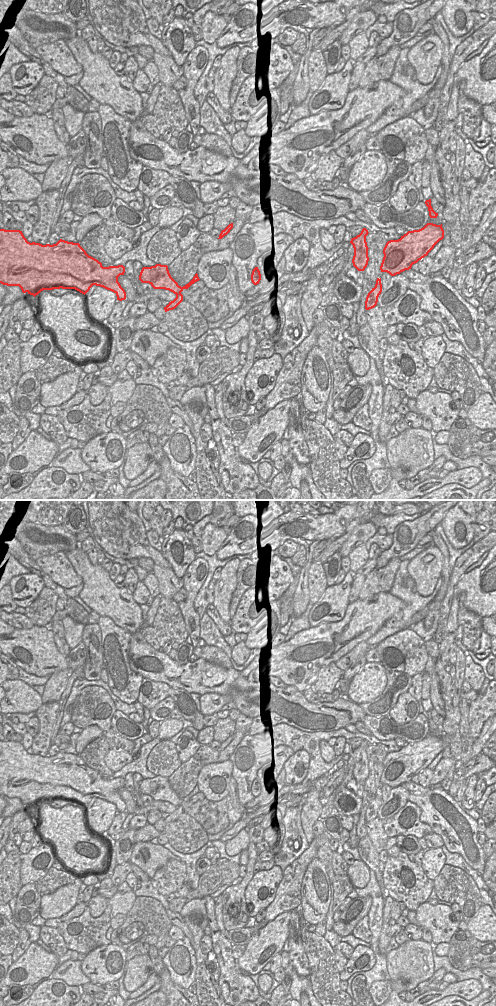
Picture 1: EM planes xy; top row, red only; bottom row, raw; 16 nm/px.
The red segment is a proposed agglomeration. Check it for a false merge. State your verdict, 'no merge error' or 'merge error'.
no merge error

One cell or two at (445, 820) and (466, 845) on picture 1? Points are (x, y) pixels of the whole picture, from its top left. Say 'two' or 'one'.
one

